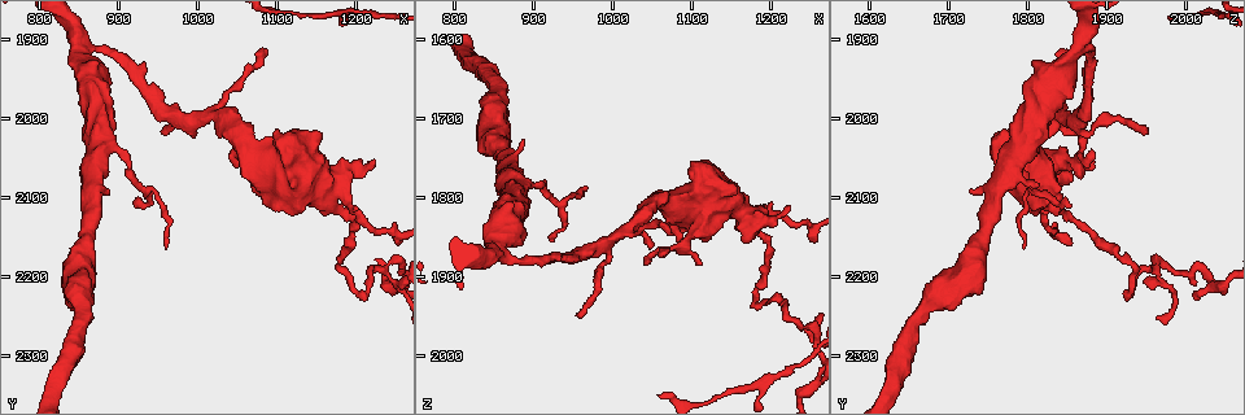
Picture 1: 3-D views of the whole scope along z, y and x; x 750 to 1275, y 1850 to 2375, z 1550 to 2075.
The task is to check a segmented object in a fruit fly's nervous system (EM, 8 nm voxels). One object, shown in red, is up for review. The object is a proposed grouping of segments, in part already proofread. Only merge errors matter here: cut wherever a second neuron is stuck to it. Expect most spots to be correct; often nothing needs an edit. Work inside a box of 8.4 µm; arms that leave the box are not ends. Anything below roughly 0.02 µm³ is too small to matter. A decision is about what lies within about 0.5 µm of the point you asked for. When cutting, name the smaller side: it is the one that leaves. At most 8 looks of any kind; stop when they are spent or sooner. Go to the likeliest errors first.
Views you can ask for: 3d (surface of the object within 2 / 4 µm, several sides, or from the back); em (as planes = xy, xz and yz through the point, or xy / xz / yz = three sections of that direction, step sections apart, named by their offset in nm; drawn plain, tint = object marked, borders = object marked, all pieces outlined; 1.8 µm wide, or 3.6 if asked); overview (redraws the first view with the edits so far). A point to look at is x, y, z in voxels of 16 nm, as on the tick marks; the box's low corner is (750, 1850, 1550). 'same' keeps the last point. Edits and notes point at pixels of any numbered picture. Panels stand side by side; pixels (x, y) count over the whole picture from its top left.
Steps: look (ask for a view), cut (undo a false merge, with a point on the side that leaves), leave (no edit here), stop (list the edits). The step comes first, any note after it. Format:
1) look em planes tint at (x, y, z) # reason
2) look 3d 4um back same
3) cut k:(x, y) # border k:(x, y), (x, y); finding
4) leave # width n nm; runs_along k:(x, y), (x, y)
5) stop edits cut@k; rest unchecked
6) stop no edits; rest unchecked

look em 3.6um yz step 16 tint at (1145, 2075, 1810) # thick turns thin

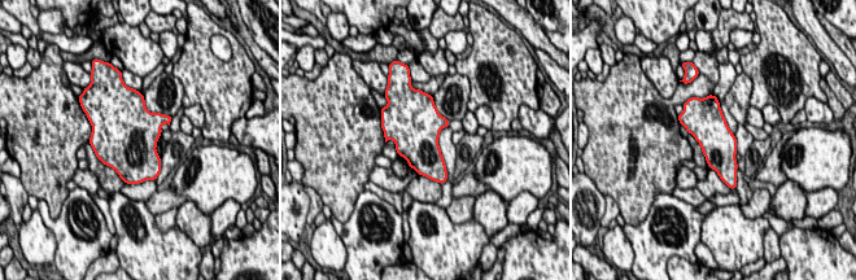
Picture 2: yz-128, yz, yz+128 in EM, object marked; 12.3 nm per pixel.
look em 3.6um planes borders same

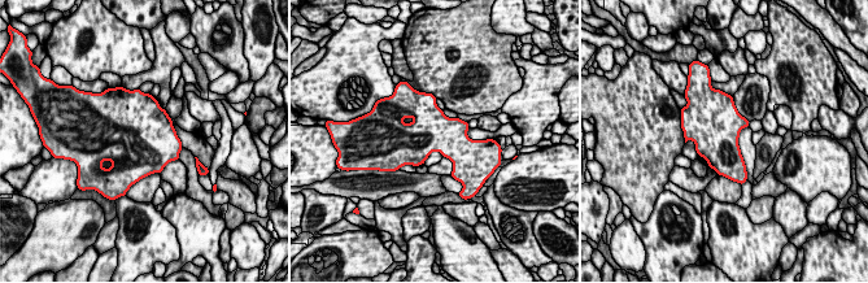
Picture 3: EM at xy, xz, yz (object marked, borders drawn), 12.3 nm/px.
leave # continuous, no second neuron

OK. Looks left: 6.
look em xz step 8 tint at (855, 2185, 1725) # thin neck

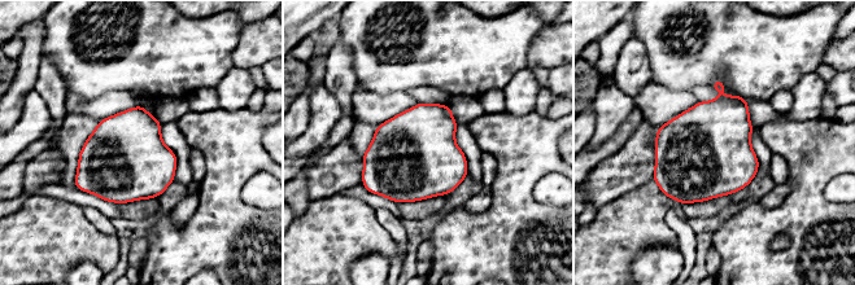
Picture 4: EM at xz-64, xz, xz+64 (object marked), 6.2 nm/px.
look em planes tint same

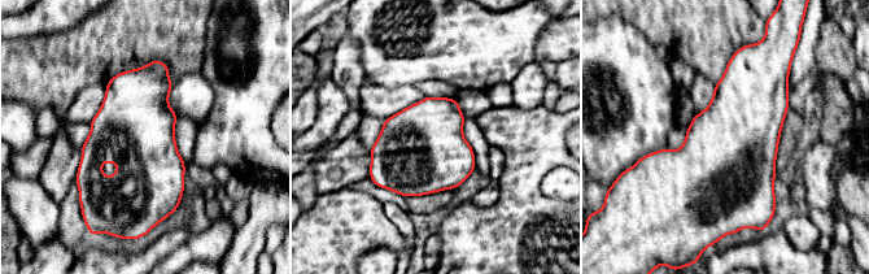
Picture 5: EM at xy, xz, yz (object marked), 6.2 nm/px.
leave # width 500 nm; continuous, no second neuron

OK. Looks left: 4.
look 3d 2um at (990, 2005, 1855) # branch point

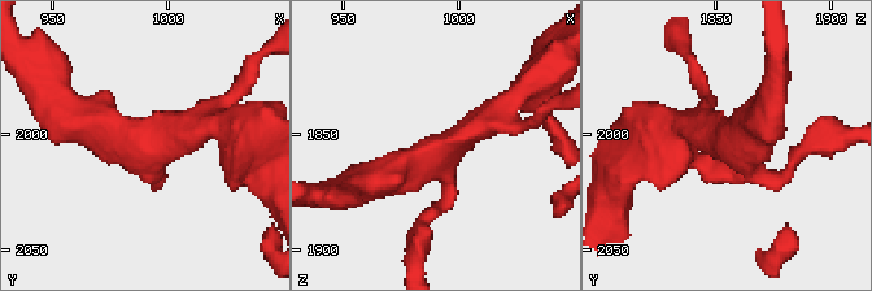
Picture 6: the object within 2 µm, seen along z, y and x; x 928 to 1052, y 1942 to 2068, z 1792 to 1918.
look em 3.6um planes plain at (991, 2004, 1857)

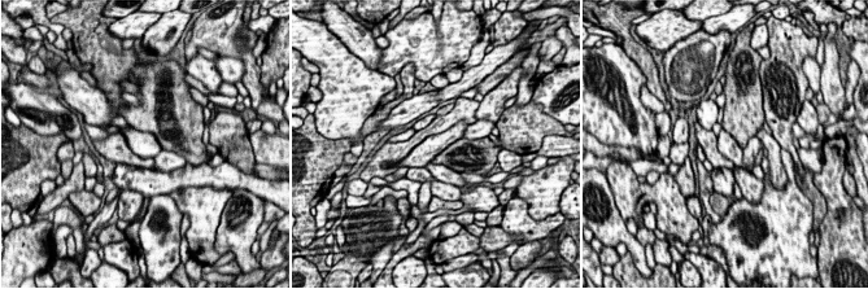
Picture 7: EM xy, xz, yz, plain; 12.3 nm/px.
look em 3.6um planes borders same

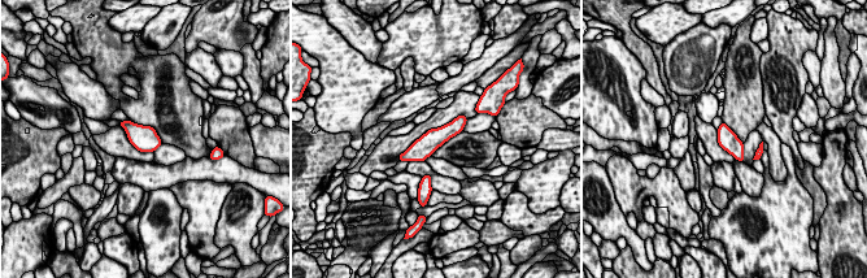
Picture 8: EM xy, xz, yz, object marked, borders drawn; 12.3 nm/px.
leave # one neuron here

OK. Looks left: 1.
stop no edits; rest unchecked

